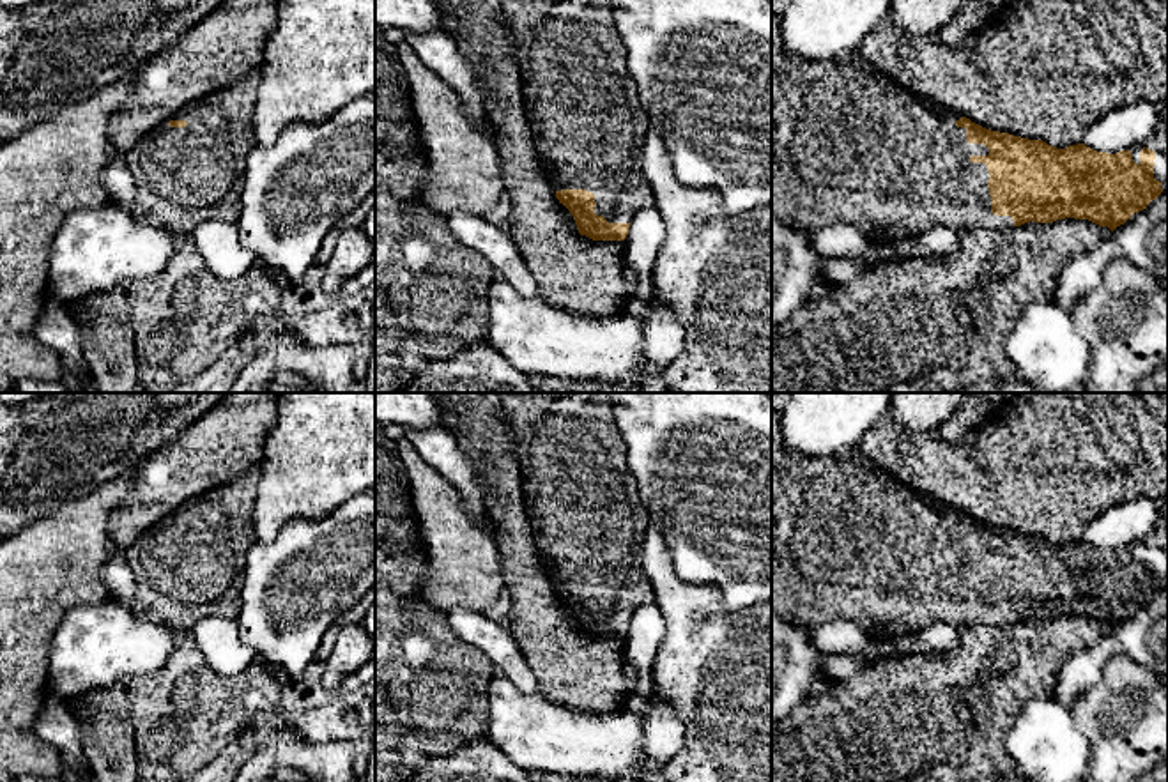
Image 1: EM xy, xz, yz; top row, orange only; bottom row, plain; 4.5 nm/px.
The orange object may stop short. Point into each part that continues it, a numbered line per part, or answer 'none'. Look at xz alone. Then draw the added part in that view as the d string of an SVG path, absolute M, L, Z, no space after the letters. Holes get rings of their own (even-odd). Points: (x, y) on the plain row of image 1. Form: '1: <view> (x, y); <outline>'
1: xz (588, 522); M497 393L501 412L510 423L515 435L515 451L520 464L522 492L531 524L531 533L536 543L538 556L552 580L554 587L586 586L595 591L595 610L603 612L609 619L630 619L634 610L653 600L653 586L642 568L642 552L649 513L642 506L634 474L626 462L626 446L614 418L614 407L609 393Z

